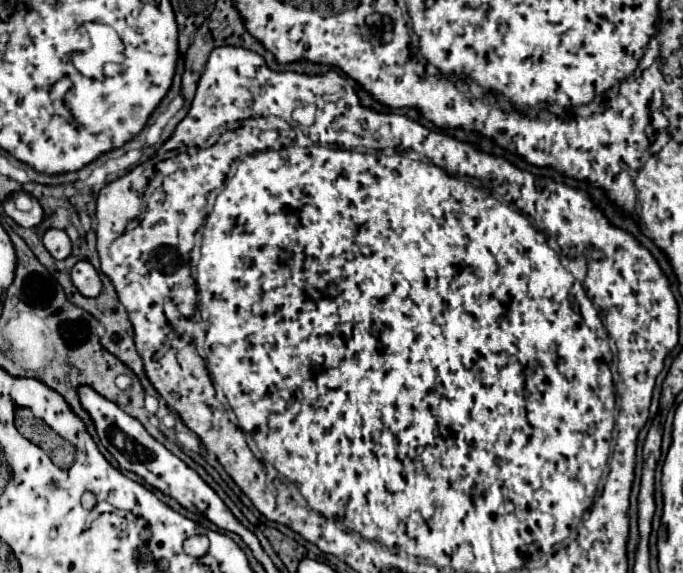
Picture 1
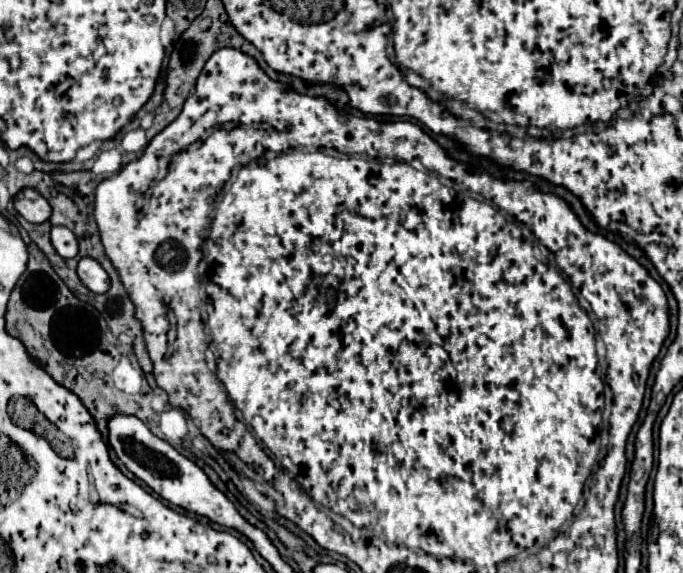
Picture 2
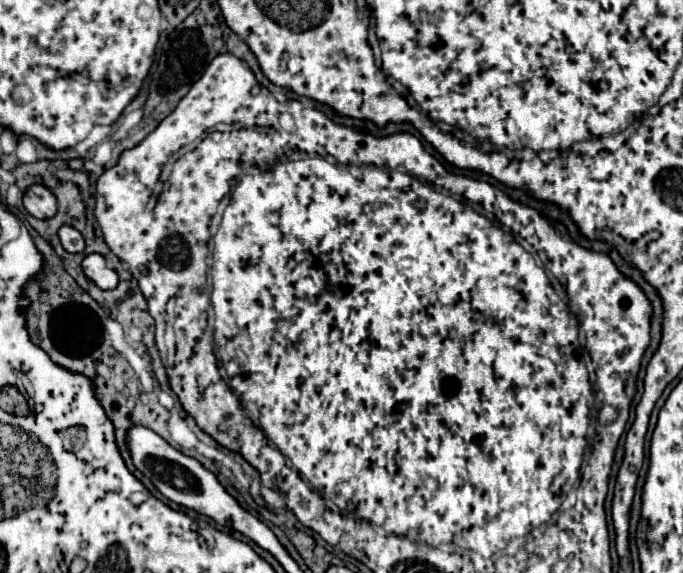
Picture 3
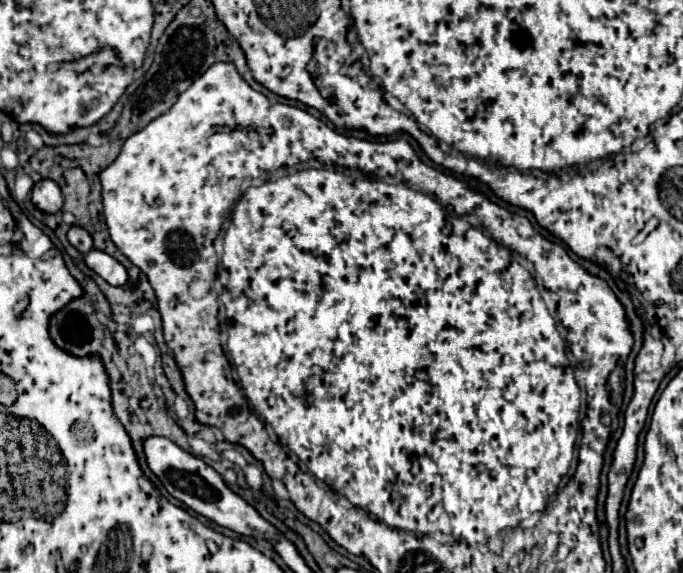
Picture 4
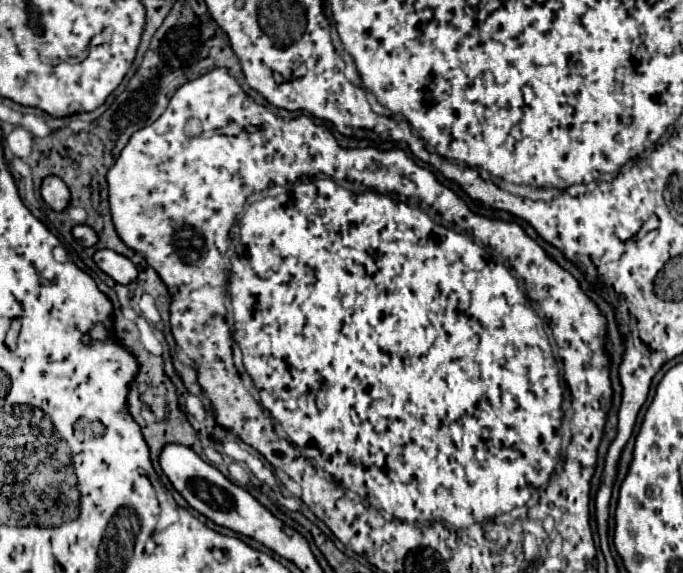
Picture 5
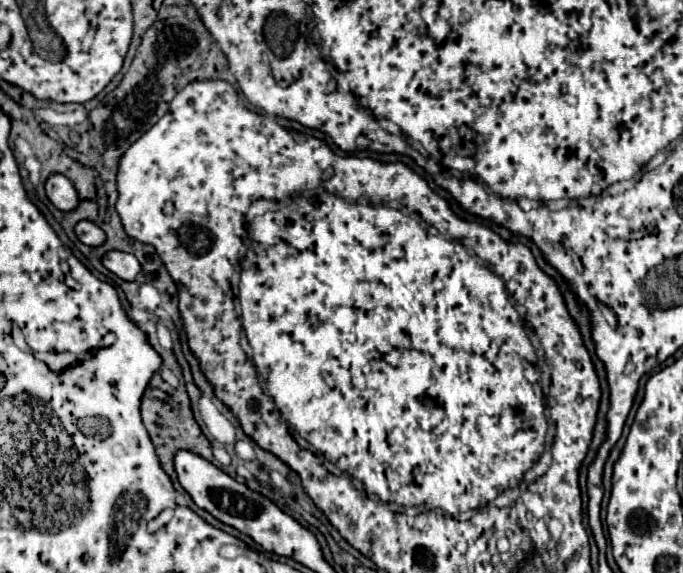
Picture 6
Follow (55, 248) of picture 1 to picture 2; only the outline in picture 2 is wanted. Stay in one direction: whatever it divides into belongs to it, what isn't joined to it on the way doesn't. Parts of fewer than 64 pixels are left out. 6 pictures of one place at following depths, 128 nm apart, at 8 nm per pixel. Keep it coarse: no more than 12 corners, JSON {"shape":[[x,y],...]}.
{"shape":[[54,226],[50,232],[52,246],[62,258],[78,254],[76,236]]}

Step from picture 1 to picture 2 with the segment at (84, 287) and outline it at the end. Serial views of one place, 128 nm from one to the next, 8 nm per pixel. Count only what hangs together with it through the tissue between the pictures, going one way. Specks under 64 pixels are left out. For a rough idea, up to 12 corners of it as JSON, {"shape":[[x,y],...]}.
{"shape":[[94,258],[78,262],[78,278],[94,294],[110,286],[108,274]]}

